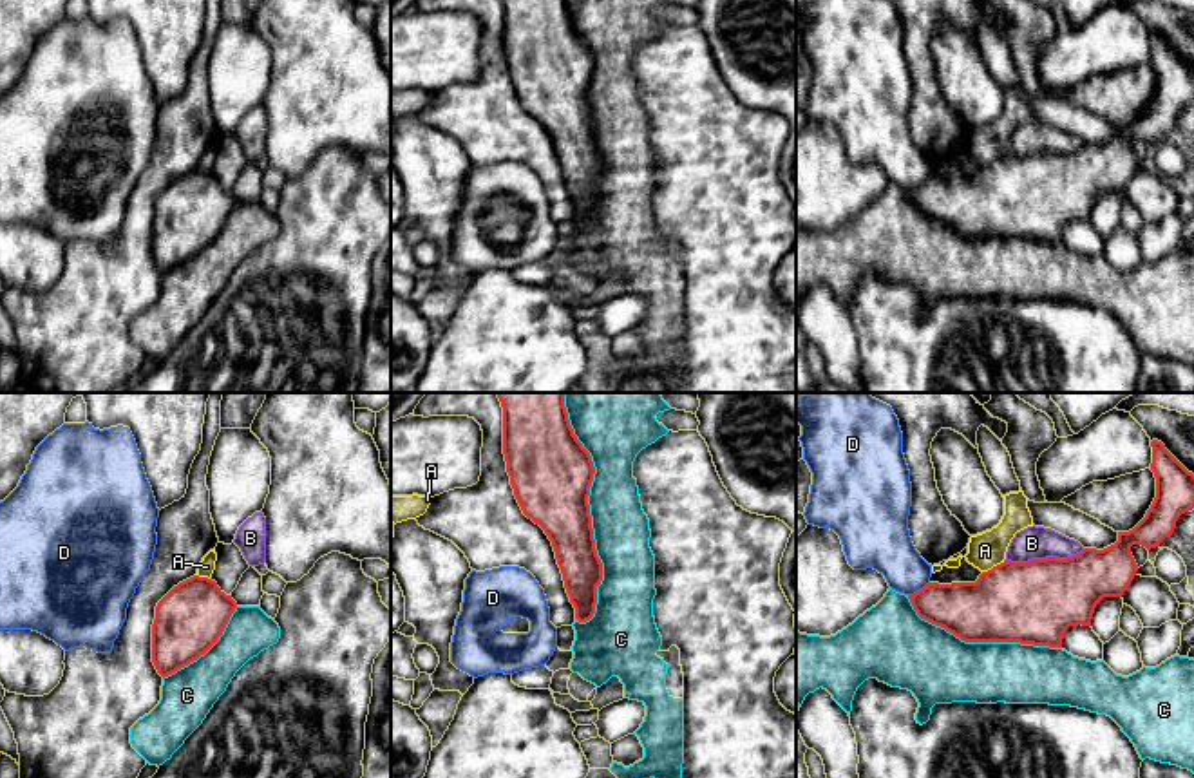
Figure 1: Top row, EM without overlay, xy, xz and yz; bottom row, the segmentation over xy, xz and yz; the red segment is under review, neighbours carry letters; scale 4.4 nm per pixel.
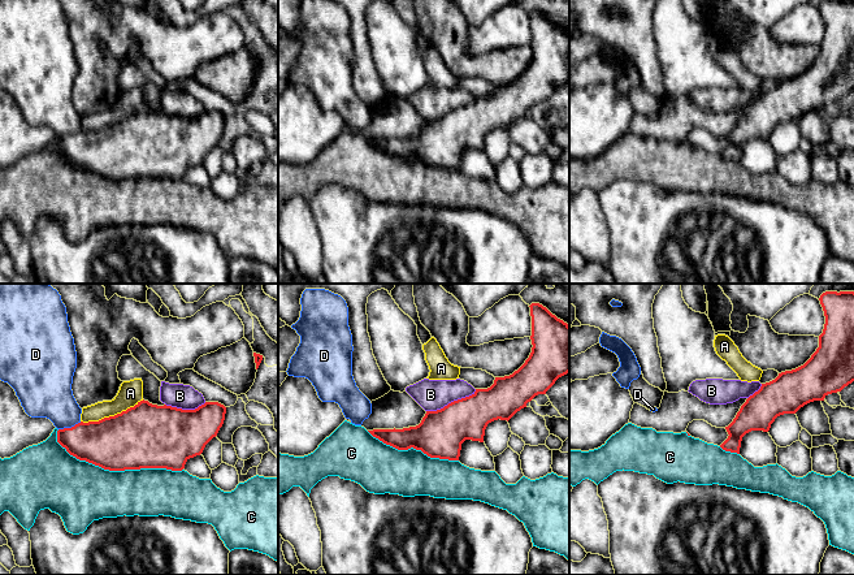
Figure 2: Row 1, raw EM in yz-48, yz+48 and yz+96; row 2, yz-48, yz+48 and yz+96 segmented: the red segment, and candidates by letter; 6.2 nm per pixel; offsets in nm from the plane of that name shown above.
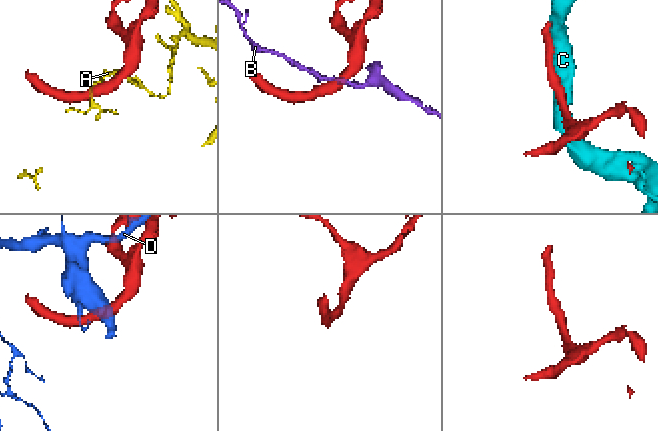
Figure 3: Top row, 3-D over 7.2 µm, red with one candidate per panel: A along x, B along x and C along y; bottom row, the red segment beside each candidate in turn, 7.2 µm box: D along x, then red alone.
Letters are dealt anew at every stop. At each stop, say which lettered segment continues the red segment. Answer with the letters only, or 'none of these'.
C

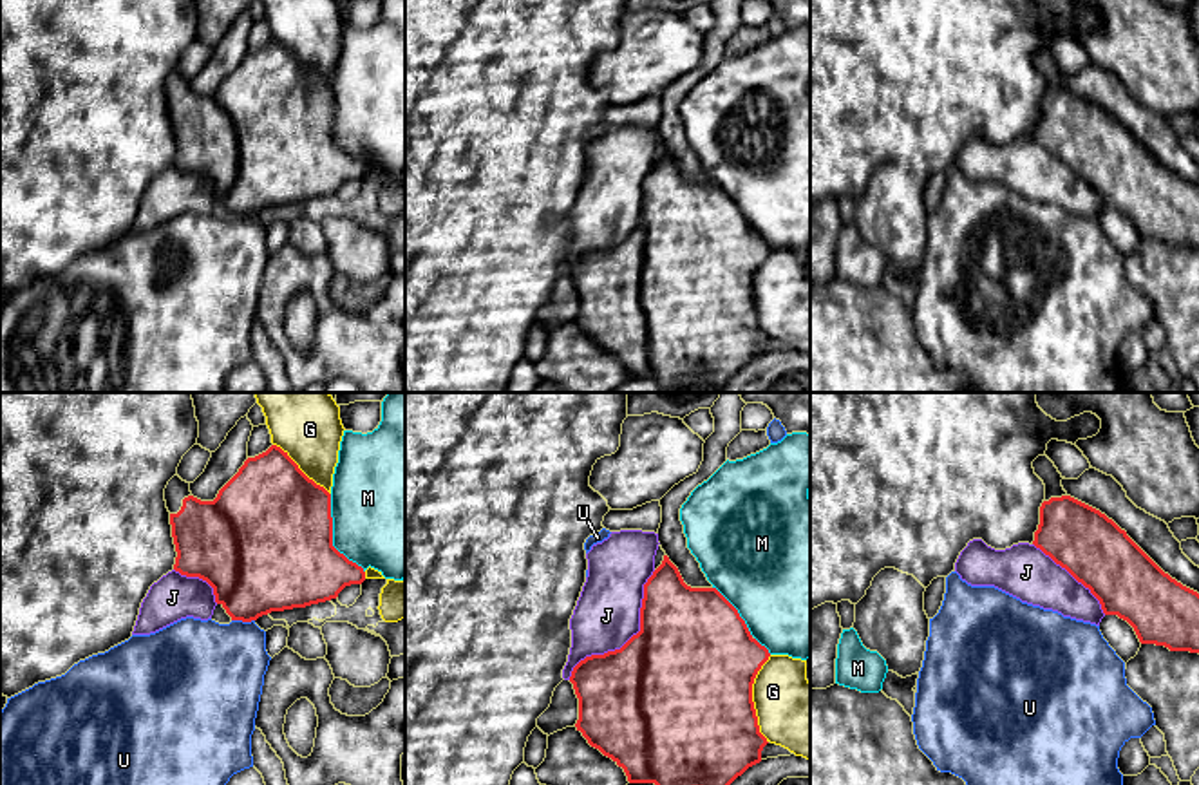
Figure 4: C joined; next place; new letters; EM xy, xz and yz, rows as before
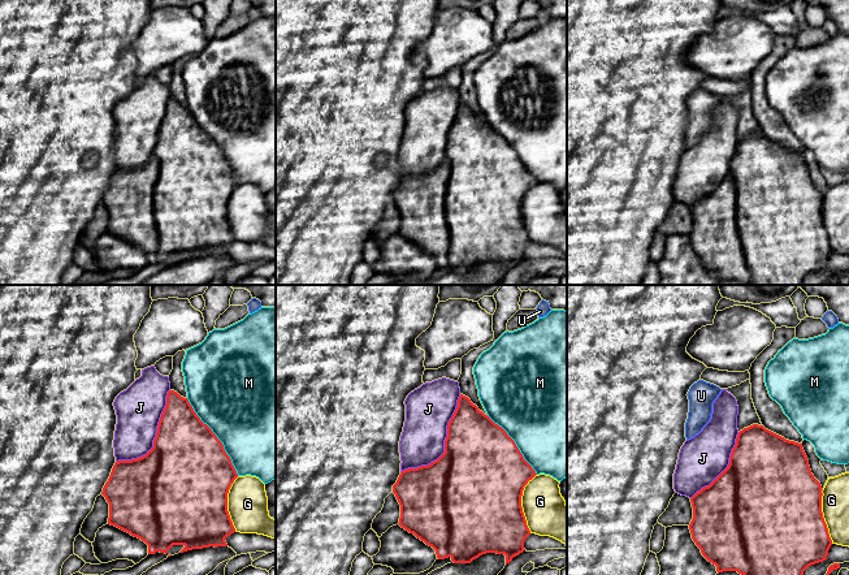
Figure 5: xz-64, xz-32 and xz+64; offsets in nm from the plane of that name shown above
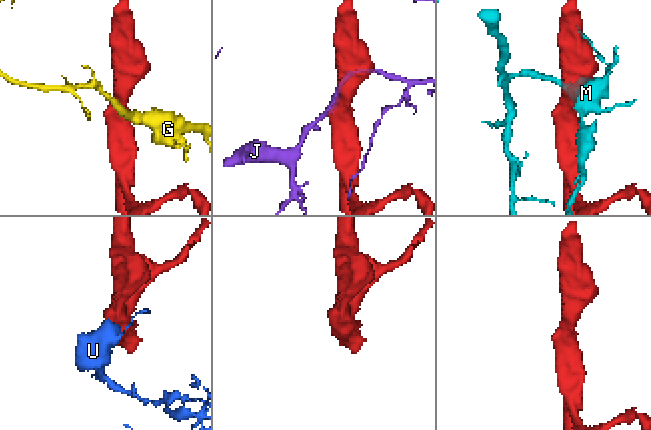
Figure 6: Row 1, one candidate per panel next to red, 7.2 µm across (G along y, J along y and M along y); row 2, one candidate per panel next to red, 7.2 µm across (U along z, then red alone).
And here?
none of these

